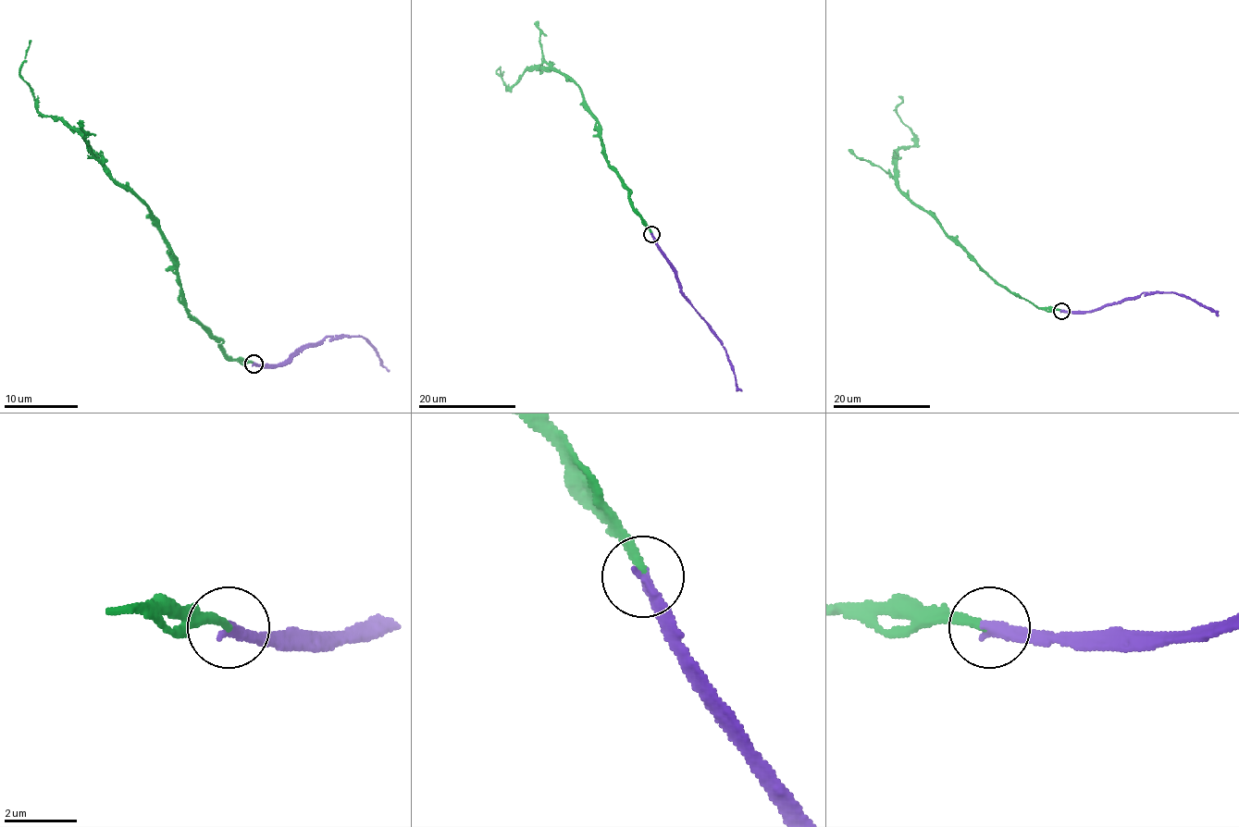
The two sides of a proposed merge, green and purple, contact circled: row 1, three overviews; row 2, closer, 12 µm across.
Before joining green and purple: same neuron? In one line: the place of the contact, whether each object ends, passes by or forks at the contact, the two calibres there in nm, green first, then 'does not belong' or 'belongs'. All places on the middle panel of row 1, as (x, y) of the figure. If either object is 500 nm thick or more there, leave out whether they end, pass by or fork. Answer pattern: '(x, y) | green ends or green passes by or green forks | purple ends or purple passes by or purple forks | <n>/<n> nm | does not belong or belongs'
(651, 234) | green ends | purple ends | 220/300 nm | belongs

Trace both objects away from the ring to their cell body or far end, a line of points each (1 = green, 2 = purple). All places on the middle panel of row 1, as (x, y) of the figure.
1: (652, 234), (609, 165), (600, 127), (573, 81), (558, 71), (528, 68), (509, 87), (497, 71), (504, 71)
2: (652, 234), (658, 250), (677, 280), (680, 292), (723, 347), (741, 390)

